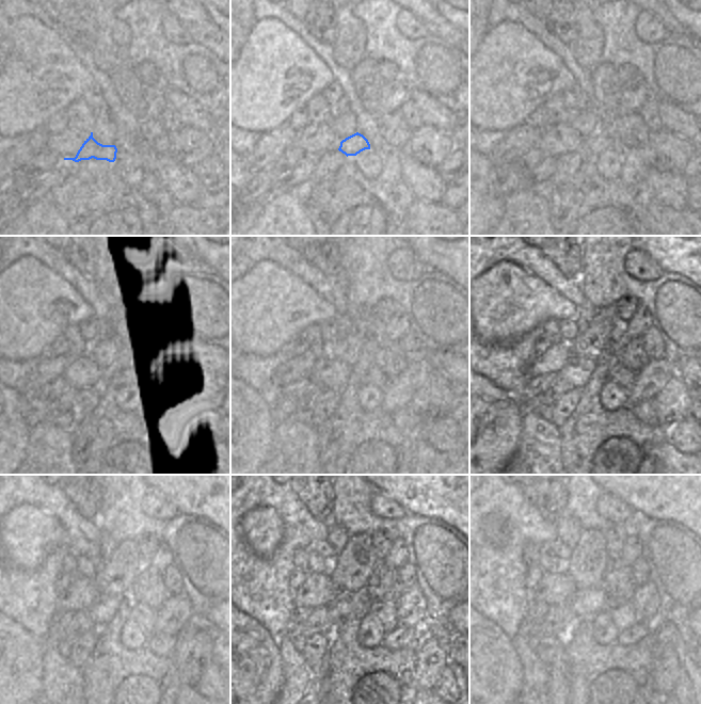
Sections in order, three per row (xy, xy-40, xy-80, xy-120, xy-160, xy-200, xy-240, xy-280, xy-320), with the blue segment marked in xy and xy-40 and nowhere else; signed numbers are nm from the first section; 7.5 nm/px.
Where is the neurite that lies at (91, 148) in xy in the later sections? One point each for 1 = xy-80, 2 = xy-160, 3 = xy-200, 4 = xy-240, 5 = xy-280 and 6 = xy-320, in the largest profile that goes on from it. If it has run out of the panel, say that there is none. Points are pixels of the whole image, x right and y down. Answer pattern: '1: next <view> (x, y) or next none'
1: next xy-80 (594, 144)
2: next xy-160 (365, 368)
3: next xy-200 (624, 378)
4: next xy-240 (145, 617)
5: next xy-280 (385, 612)
6: next xy-320 (622, 612)

